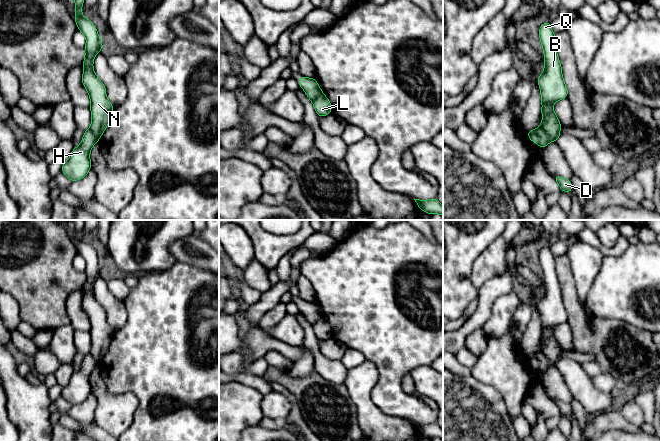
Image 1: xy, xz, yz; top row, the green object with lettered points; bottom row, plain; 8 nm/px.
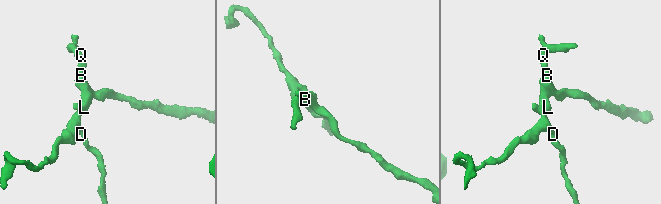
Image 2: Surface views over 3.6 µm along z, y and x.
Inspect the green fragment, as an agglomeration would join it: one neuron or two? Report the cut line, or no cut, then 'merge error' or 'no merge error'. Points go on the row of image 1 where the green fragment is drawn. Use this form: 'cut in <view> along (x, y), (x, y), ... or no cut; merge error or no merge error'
cut in yz along (540, 126), (552, 140); merge error

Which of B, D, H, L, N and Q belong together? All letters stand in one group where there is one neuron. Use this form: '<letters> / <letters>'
B L N Q / D H

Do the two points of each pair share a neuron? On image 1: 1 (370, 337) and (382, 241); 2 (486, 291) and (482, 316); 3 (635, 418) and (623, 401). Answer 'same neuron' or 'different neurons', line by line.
1: same neuron
2: same neuron
3: same neuron

